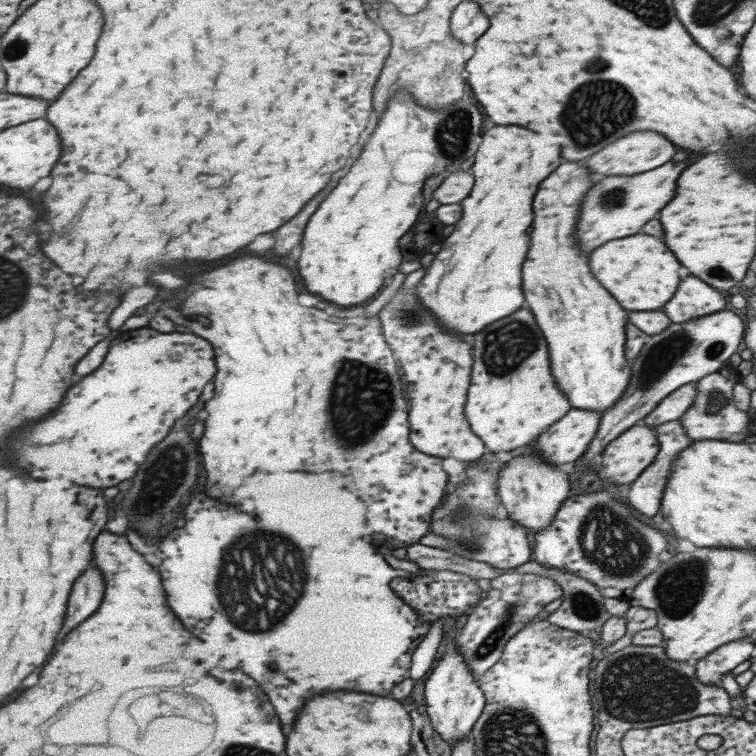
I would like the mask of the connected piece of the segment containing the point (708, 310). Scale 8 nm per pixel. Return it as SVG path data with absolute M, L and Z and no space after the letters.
M687 276L679 282L673 298L663 306L663 312L671 320L671 324L683 324L695 318L711 316L725 310L727 296L719 290L713 290L705 282Z

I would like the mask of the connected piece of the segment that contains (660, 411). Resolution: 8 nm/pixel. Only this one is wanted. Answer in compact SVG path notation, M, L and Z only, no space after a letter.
M689 382L687 386L673 390L667 398L663 398L663 402L659 402L659 406L655 406L651 414L643 418L641 424L657 428L663 422L679 420L689 410L689 406L695 404L695 396L697 396L697 382Z

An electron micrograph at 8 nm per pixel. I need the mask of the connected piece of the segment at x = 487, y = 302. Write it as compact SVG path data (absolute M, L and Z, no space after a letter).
M493 126L481 138L471 164L475 184L469 196L459 202L461 218L415 286L421 306L447 332L453 334L455 330L457 336L477 334L487 324L525 308L521 262L525 262L529 250L531 200L537 182L561 162L559 148L551 146L555 144L555 128L547 134L543 128L529 132L519 126Z

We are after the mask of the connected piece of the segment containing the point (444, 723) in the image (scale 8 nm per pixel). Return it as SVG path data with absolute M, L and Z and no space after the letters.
M451 644L447 646L445 656L435 666L435 672L429 672L423 684L423 696L425 696L425 714L431 720L433 732L437 732L449 748L467 740L471 728L475 726L477 718L485 708L485 696L477 686L477 680L473 678L471 670L467 670L461 654Z

